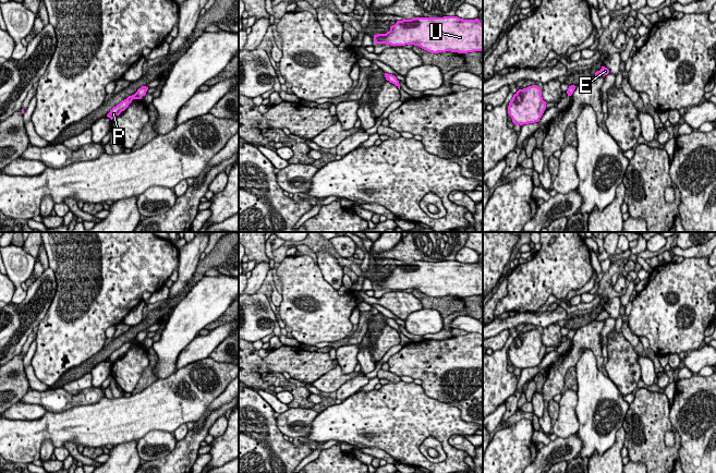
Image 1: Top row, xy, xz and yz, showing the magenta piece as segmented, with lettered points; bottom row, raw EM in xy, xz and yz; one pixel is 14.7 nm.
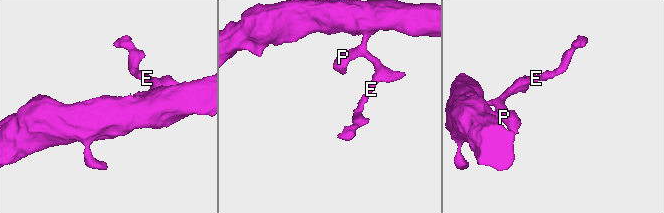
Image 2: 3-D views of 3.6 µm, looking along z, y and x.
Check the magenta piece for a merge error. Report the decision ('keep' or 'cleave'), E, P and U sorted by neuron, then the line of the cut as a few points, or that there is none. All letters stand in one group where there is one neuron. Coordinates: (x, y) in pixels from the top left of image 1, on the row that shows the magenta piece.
keep | E P U | no cut

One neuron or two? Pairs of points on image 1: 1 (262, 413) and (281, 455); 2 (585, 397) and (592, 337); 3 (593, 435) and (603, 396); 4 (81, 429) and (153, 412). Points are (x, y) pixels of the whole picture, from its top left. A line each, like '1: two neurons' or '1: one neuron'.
1: one neuron
2: two neurons
3: one neuron
4: one neuron

